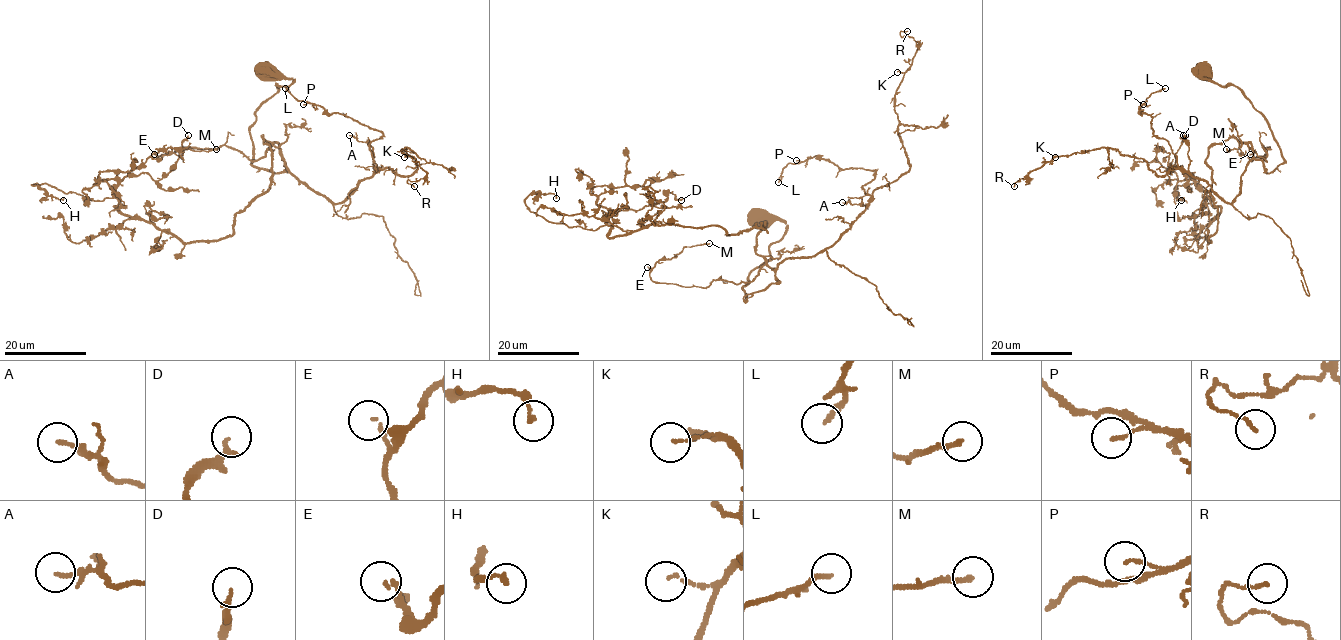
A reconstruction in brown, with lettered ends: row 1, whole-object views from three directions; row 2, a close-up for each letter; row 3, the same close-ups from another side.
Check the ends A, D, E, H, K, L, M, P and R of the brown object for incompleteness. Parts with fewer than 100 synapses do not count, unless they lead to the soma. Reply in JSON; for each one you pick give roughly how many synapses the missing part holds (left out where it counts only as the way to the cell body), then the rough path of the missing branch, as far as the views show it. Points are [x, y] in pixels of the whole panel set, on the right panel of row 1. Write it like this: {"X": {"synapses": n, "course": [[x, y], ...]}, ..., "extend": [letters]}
{"extend": []}

